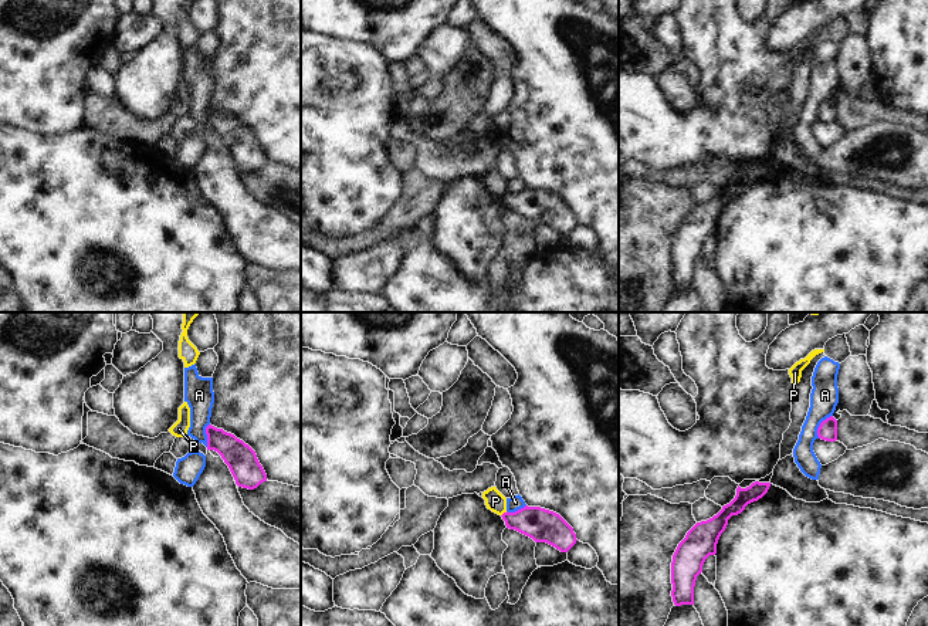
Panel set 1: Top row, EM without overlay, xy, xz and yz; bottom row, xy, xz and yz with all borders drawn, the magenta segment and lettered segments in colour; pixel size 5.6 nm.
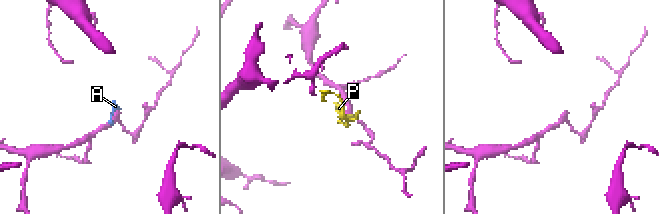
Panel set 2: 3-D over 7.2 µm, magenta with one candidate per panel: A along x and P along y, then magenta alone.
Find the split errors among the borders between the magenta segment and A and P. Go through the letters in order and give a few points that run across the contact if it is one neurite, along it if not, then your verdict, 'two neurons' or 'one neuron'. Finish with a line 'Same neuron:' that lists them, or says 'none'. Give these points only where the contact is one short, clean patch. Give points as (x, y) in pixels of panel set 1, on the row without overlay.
A: line yz (832, 97), (820, 105), (818, 119); two neurons
P: line xz (507, 193), (501, 198); two neurons
Same neuron: none

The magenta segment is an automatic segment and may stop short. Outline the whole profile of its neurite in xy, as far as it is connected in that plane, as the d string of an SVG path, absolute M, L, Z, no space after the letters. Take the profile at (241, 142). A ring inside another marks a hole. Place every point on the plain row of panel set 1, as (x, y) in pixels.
M211 106L206 109L206 116L207 132L214 132L221 138L238 169L254 172L267 163L267 156L248 126Z

